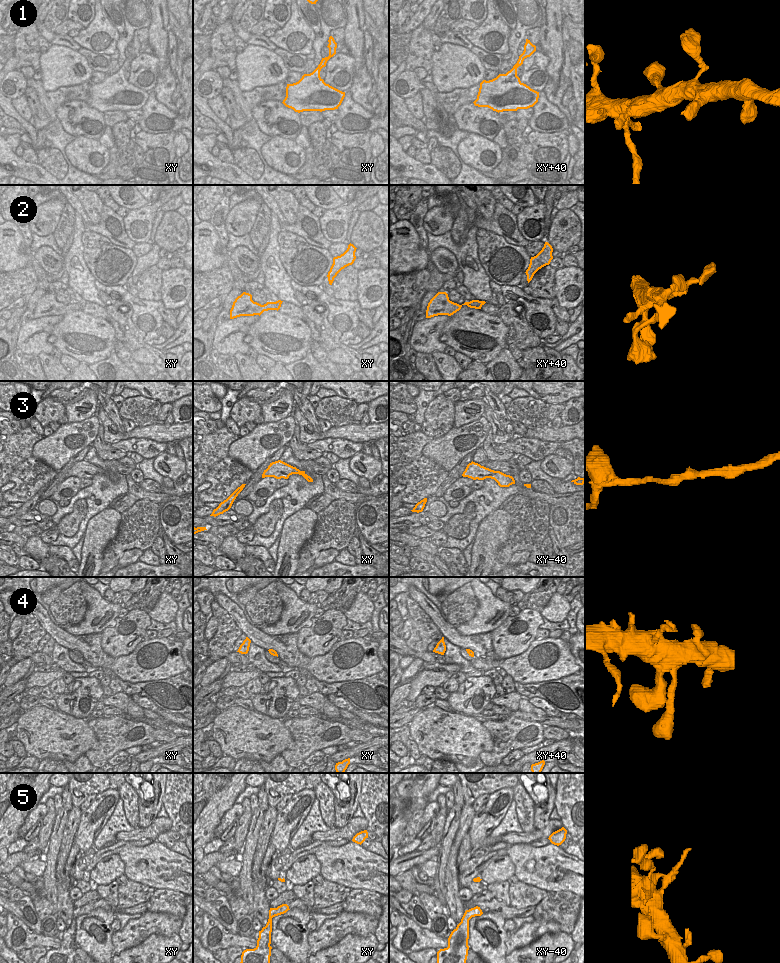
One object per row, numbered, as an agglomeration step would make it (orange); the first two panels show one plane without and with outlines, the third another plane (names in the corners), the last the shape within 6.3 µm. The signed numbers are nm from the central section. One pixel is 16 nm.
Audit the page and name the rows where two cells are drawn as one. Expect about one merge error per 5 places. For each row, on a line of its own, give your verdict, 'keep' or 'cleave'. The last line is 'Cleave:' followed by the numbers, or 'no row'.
1: keep
2: cleave
3: keep
4: keep
5: cleave
Cleave: 2, 5

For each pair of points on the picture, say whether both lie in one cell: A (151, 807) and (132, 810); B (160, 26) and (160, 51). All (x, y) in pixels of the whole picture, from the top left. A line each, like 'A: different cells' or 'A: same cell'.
A: different cells
B: same cell

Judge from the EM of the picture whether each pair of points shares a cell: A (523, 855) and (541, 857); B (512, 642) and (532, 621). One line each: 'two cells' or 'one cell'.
A: one cell
B: one cell

